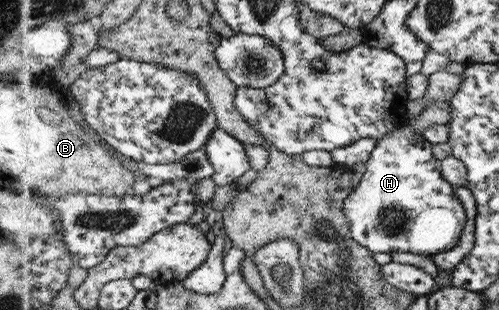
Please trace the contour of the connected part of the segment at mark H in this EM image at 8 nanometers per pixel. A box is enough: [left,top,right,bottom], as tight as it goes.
[343,123,467,256]

